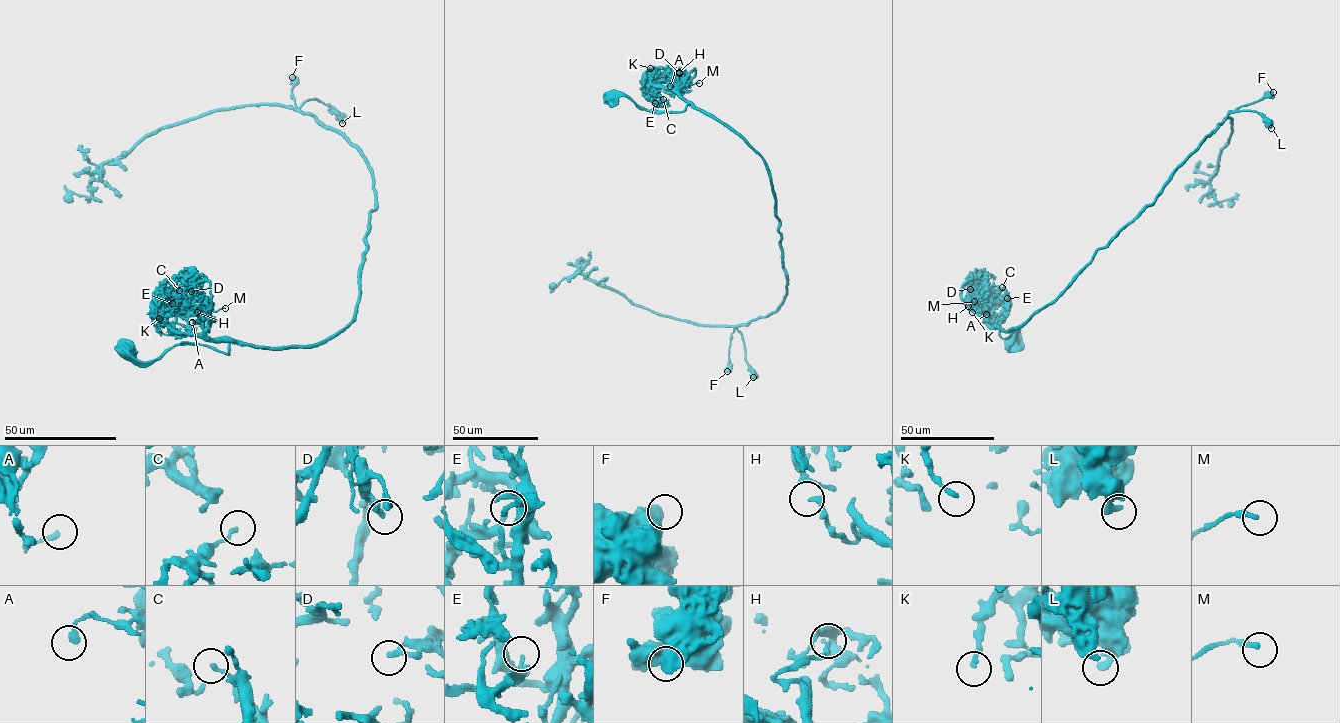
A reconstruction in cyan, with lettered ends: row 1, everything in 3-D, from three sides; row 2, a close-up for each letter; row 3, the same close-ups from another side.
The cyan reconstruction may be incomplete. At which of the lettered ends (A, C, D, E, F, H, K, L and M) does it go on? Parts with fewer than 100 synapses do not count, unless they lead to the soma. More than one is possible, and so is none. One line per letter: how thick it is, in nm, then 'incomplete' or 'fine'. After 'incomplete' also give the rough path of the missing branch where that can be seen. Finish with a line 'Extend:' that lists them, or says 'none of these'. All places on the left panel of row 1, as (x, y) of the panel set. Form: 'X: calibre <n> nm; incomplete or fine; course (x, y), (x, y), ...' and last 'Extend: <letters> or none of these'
A: calibre 240 nm; fine
C: calibre 170 nm; fine
D: calibre 260 nm; fine
E: calibre 200 nm; fine
F: calibre 650 nm; fine
H: calibre 140 nm; fine
K: calibre 180 nm; fine
L: calibre 400 nm; fine
M: calibre 240 nm; fine
Extend: none of these

